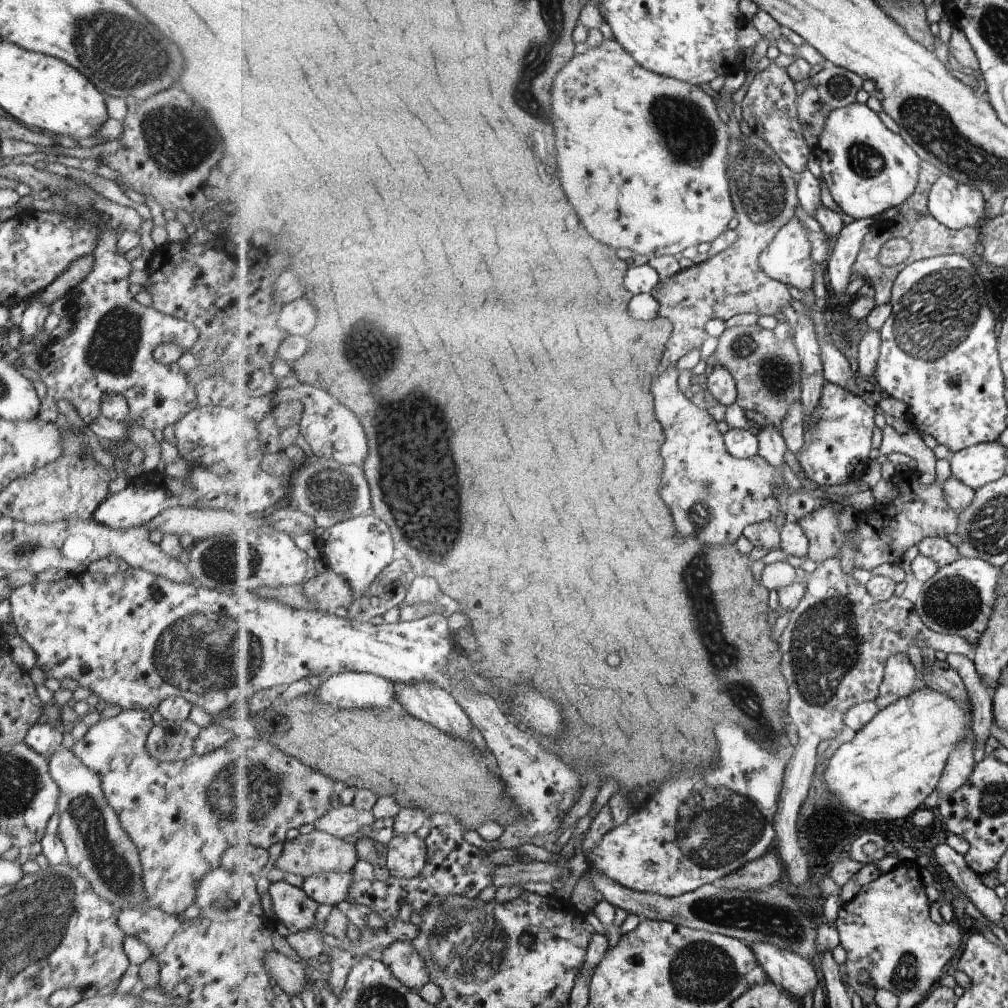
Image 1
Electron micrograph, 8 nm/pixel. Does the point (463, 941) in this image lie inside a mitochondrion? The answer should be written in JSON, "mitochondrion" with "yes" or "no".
{"mitochondrion":"yes"}

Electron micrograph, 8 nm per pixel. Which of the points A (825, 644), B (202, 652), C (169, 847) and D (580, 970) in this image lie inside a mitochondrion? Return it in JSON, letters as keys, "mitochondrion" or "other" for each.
{"A":"mitochondrion","B":"mitochondrion","C":"other","D":"other"}

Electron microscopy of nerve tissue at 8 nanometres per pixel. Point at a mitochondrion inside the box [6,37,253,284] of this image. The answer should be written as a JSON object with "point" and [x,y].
{"point":[174,141]}

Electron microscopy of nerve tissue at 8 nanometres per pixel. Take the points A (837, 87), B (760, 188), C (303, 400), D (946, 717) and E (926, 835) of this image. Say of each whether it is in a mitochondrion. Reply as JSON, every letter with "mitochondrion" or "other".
{"A":"mitochondrion","B":"mitochondrion","C":"other","D":"other","E":"other"}

